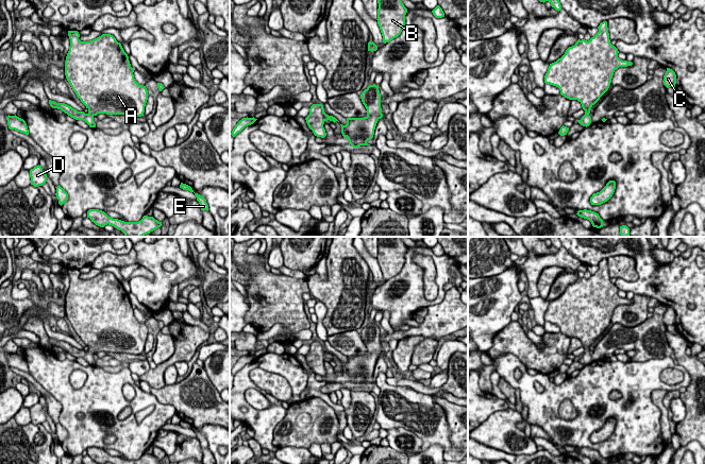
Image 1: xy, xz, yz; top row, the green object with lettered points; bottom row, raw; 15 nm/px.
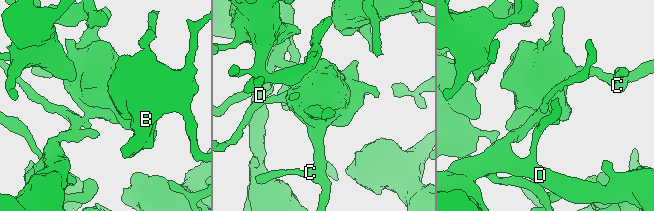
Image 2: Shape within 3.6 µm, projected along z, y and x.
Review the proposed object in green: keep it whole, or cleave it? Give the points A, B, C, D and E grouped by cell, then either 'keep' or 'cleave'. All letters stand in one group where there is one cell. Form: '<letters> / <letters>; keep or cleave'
A B C D E; keep

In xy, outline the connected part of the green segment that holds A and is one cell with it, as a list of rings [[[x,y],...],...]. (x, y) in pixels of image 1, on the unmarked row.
[[[68,269],[68,274],[70,285],[65,298],[65,313],[88,350],[78,349],[65,341],[51,338],[49,338],[50,344],[61,347],[75,358],[85,359],[89,365],[96,365],[94,355],[98,351],[125,353],[136,356],[144,354],[148,328],[146,324],[135,319],[134,307],[121,281],[111,272],[102,272],[89,279],[81,279],[78,269]]]

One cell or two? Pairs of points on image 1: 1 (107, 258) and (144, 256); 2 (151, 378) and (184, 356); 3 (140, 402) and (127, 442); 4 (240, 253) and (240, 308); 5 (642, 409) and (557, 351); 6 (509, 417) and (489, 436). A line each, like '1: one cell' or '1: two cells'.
1: two cells
2: one cell
3: one cell
4: two cells
5: two cells
6: one cell

